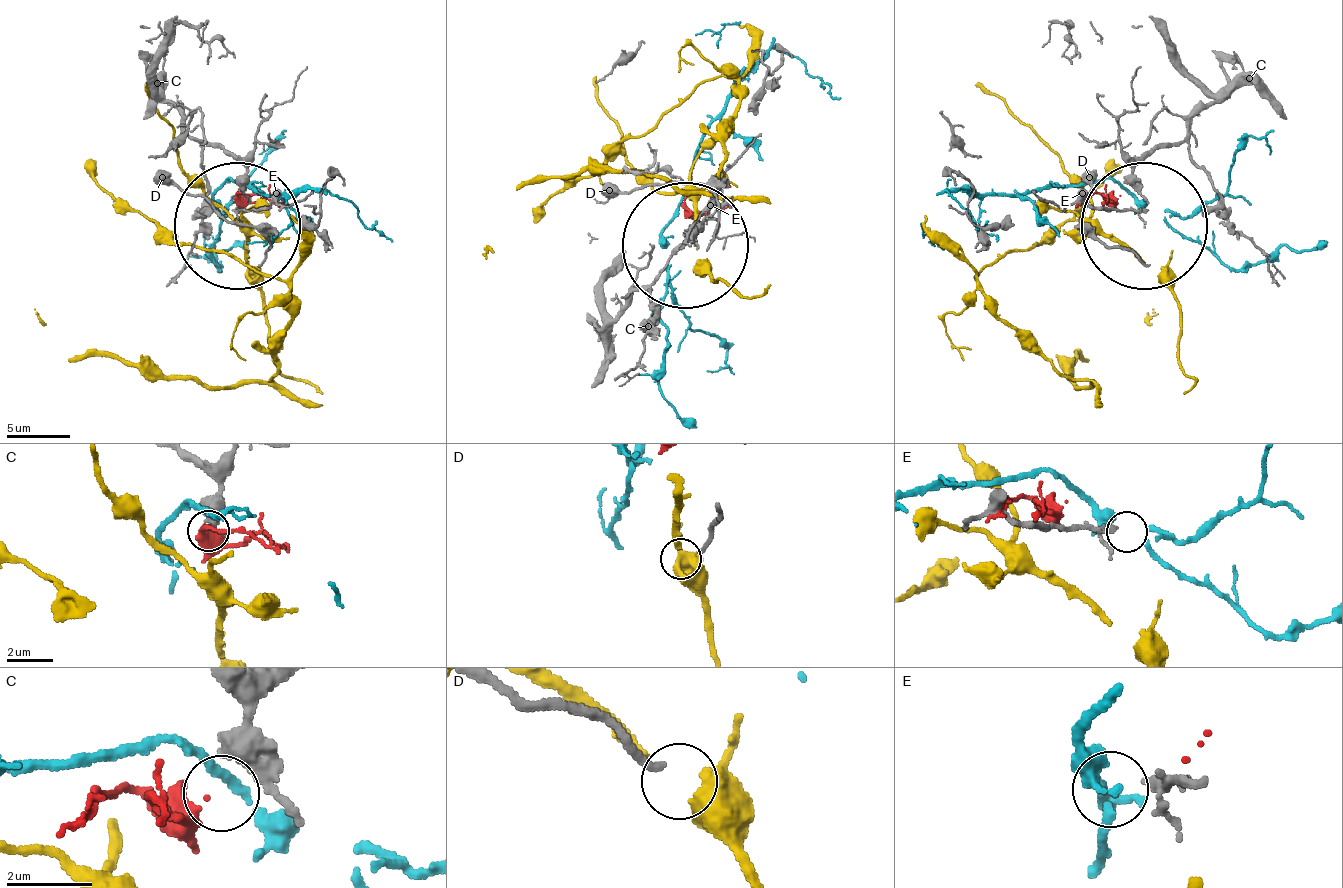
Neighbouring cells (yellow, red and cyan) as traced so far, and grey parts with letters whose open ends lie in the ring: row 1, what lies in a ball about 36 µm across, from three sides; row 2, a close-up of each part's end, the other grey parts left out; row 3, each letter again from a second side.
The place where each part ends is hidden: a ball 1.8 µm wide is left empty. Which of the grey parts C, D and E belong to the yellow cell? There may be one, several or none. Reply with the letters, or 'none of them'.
none of them

